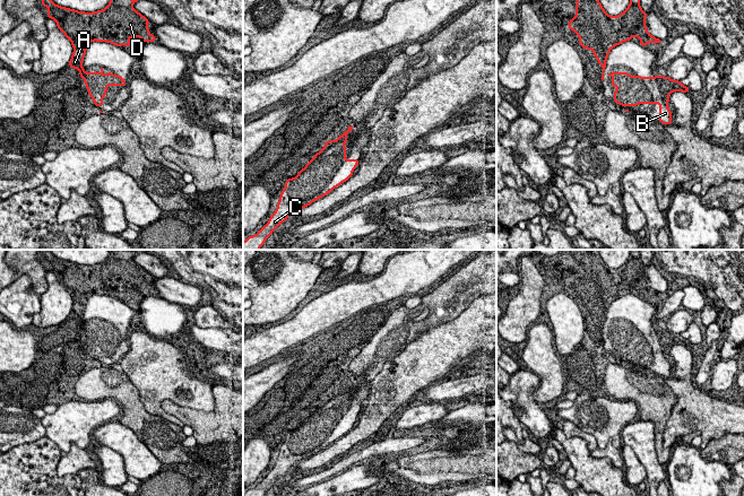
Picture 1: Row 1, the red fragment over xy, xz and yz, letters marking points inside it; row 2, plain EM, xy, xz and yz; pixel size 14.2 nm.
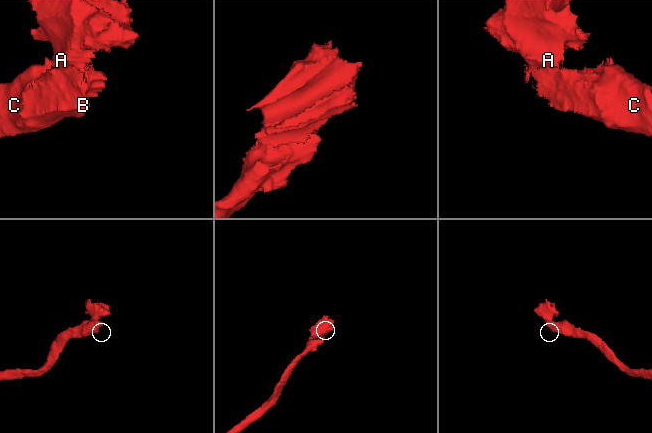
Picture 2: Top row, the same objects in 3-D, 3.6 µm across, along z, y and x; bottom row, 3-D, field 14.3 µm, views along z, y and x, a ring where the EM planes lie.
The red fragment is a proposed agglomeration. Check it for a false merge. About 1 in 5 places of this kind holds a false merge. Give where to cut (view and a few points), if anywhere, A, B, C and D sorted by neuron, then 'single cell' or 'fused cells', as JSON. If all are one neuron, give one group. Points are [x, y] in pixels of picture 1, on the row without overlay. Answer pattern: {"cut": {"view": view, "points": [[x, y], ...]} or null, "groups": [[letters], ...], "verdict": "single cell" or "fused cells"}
{"cut": null, "groups": [["A", "B", "C", "D"]], "verdict": "single cell"}

